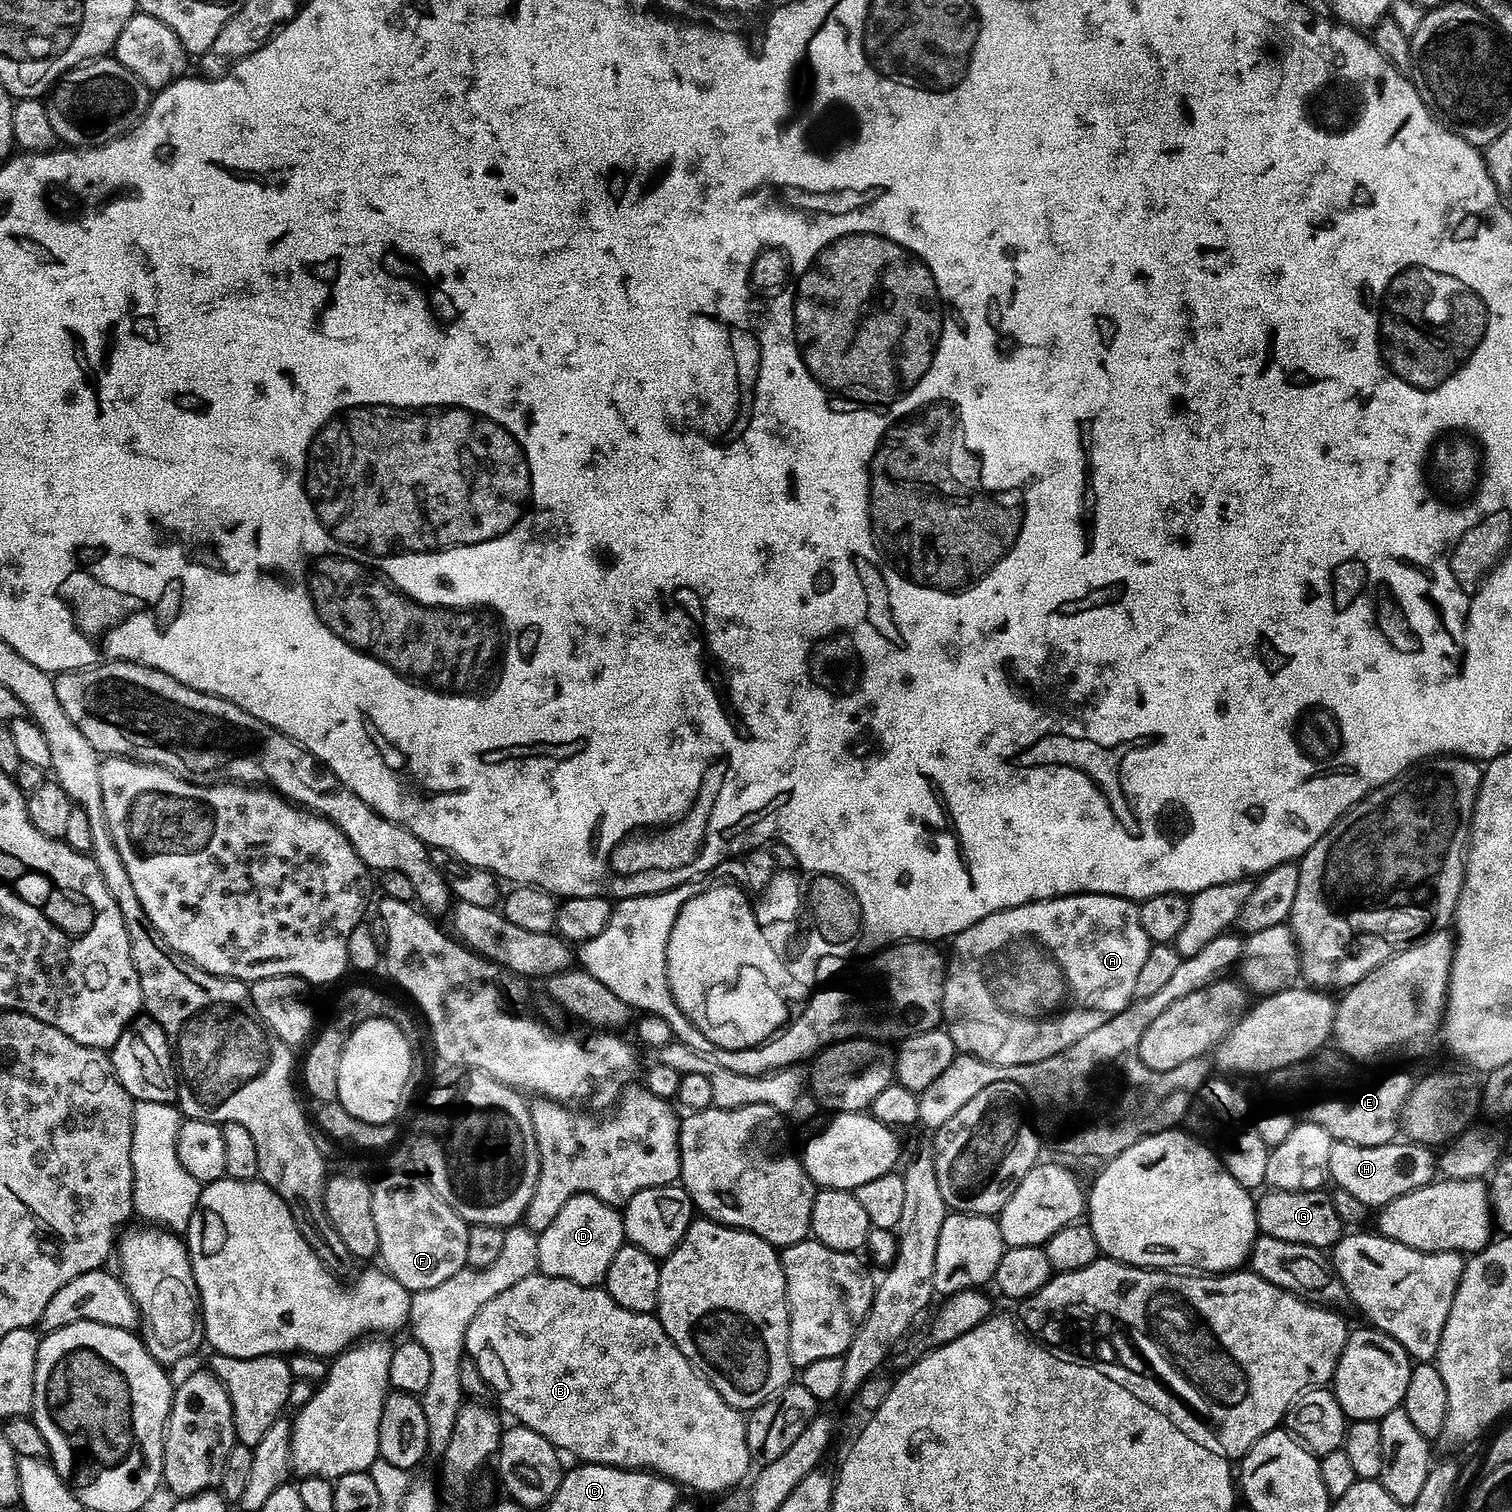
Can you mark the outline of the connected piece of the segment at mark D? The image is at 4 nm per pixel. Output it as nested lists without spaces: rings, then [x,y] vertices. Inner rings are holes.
[[[583,1192],[577,1196],[571,1196],[562,1206],[562,1210],[558,1210],[558,1218],[554,1218],[554,1222],[550,1222],[550,1226],[546,1226],[546,1230],[539,1233],[536,1241],[538,1268],[545,1276],[557,1276],[575,1284],[596,1286],[603,1281],[605,1274],[608,1273],[610,1262],[614,1262],[614,1254],[618,1254],[618,1250],[625,1242],[623,1215],[613,1205]]]

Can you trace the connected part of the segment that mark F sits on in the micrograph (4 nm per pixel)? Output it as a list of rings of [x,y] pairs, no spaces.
[[[419,1175],[384,1176],[372,1184],[372,1209],[374,1226],[378,1229],[379,1259],[384,1259],[383,1267],[388,1275],[408,1289],[409,1293],[430,1290],[438,1282],[446,1282],[458,1270],[466,1266],[466,1238],[469,1225],[428,1185],[428,1181]]]

